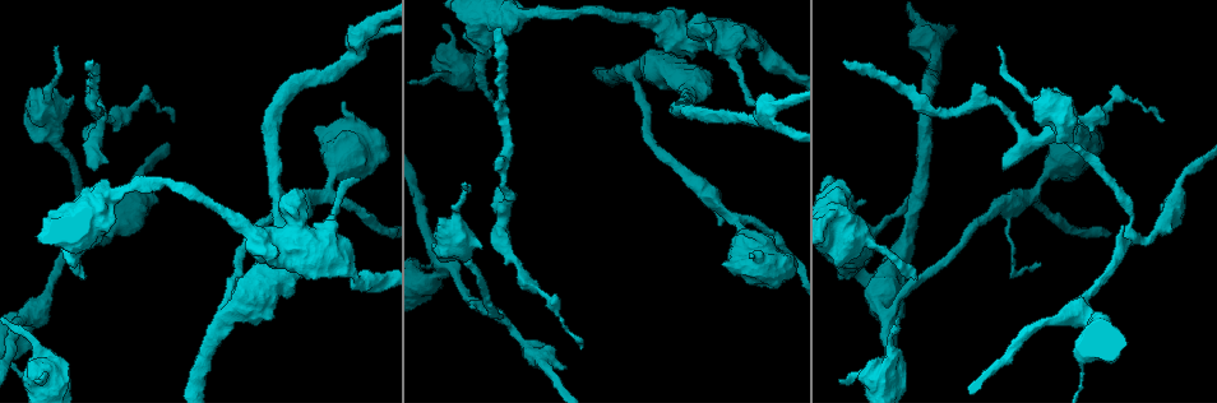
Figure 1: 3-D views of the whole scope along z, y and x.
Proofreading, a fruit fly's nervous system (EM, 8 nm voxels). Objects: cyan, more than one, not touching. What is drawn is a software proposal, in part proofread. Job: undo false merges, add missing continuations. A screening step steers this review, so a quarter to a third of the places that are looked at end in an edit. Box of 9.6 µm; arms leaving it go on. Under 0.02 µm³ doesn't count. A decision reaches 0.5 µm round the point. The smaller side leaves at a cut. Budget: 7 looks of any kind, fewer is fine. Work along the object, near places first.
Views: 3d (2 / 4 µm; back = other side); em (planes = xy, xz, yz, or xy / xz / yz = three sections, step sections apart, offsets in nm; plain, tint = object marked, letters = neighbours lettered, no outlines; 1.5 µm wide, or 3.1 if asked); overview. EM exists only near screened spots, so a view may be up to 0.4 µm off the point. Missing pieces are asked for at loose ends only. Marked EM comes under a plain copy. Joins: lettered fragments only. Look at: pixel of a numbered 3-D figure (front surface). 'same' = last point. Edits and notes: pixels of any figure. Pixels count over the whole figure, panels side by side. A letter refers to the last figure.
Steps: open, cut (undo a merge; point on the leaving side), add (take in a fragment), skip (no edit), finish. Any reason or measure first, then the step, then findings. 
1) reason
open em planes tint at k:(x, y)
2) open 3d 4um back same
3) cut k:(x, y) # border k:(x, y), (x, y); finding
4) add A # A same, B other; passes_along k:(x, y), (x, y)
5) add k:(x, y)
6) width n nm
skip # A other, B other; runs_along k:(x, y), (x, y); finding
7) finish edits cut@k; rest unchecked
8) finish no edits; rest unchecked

end of a long branch
open em planes letters at 1:(496, 29)

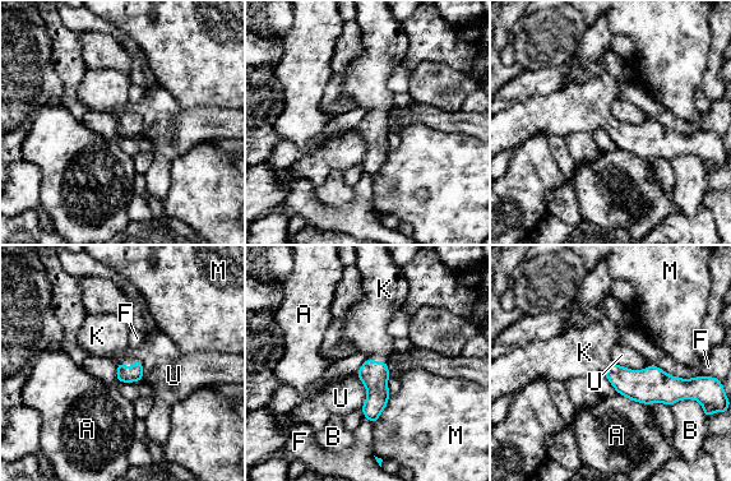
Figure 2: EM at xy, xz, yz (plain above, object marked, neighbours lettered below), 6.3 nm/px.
add K # A other, B other, F other, K same, M other, U other; passes_along 2:(124, 374), (129, 368), (126, 360); it goes on there

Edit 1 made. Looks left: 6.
sudden change in width
open em xy step 4 tint at 1:(854, 240)

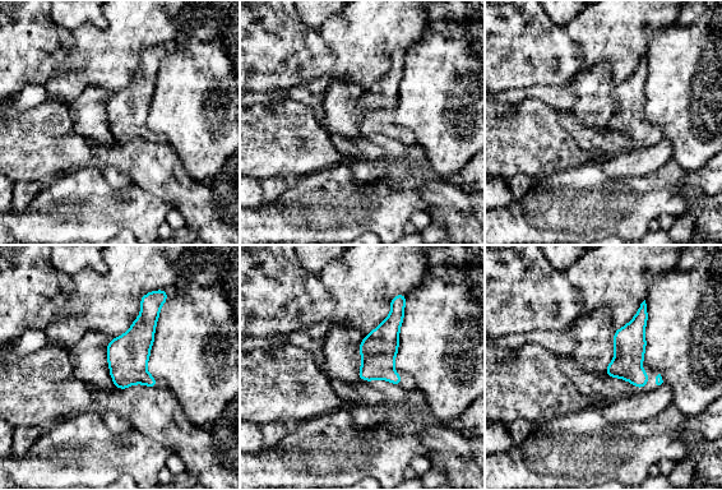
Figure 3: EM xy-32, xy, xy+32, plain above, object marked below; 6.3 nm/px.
open em planes letters same

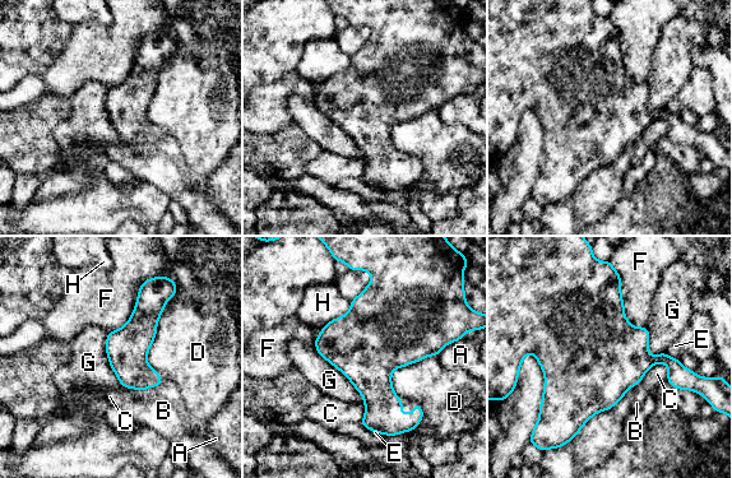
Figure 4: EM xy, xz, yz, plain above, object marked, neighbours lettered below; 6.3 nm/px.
longest_contact G 550 nm
skip # A other, B other, C other, D other, E other, F other, G other, H other; all the same neuron

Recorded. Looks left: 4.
three arms meet
open 3d 4um at 1:(901, 297)

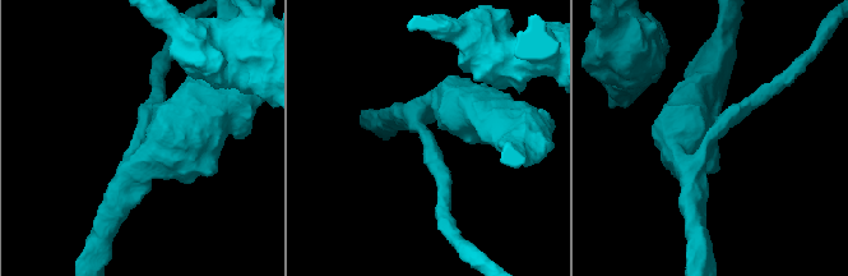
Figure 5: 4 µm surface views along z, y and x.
arms 3; arm_widths 220, 320, 750 nm
open em planes tint at 5:(430, 136)

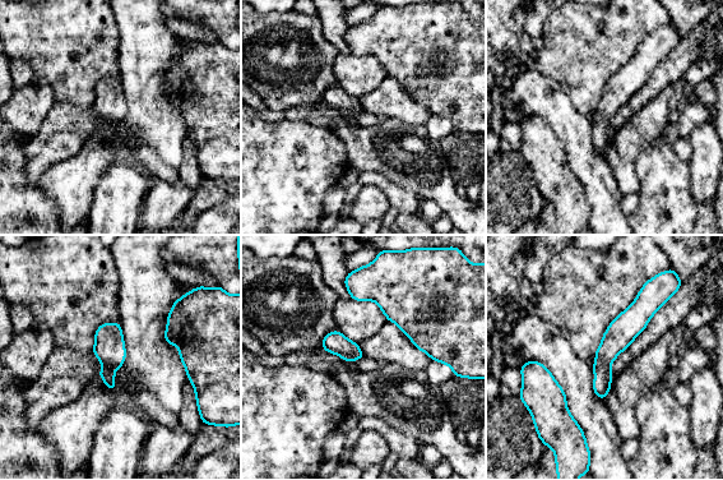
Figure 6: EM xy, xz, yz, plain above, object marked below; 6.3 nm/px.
see the neighbours
open em planes letters same

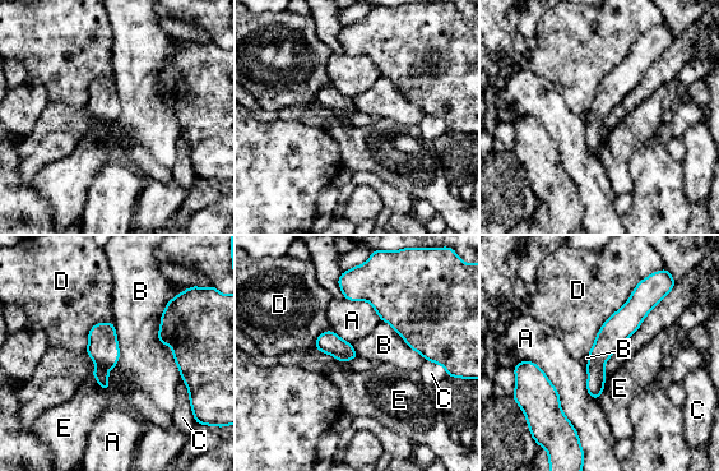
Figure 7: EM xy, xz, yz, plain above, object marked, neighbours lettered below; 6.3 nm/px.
skip # A other, B other, C other, D other, E other; continuous, no second neuron

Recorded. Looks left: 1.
finish edits add@2; rest unchecked

